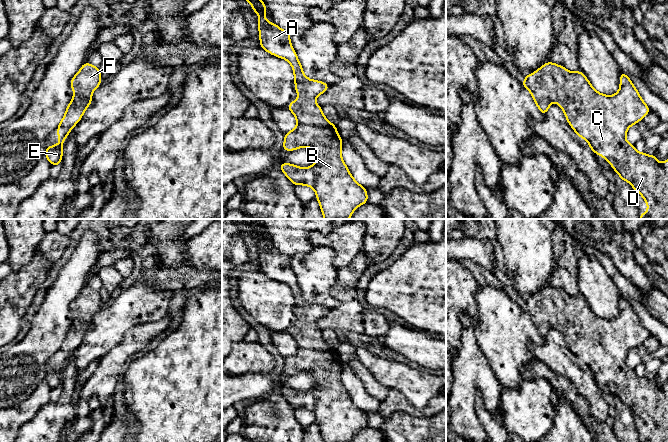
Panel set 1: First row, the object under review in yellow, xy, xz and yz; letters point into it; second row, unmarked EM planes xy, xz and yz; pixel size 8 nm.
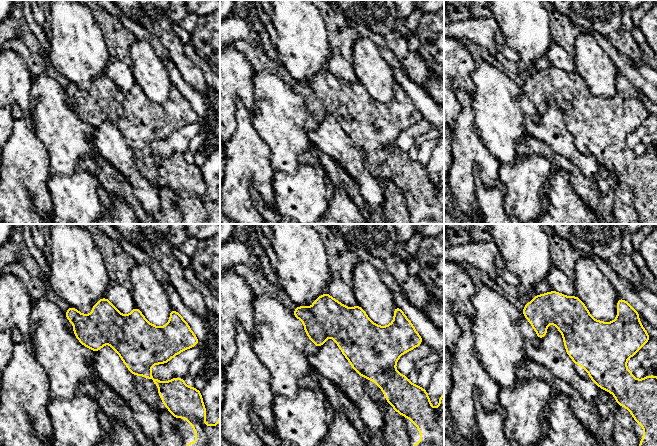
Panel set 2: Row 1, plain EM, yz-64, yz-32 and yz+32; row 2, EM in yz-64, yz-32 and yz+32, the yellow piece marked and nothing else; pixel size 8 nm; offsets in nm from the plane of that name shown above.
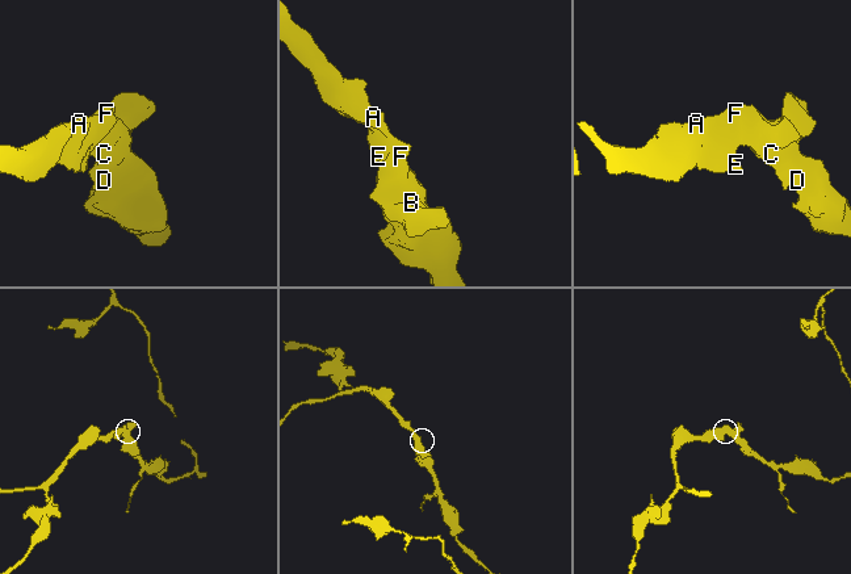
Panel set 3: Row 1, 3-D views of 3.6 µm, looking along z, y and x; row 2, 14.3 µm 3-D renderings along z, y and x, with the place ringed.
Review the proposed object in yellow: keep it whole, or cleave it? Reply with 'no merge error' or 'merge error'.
no merge error

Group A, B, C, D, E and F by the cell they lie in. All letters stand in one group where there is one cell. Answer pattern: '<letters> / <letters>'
A B C D E F

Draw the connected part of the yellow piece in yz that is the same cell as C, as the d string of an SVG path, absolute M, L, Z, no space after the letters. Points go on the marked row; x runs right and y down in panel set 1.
M550 61L533 74L526 75L522 85L530 91L543 115L555 100L578 137L585 139L590 149L604 157L620 179L628 181L645 199L649 211L640 214L640 219L668 219L668 159L660 164L656 154L638 153L635 146L626 141L627 129L641 121L650 109L624 72L620 73L619 91L611 96L597 92L582 71L570 72Z

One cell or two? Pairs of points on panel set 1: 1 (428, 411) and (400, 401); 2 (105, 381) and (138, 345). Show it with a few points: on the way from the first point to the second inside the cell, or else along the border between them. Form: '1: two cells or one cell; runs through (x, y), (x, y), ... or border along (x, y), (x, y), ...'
1: one cell; runs through (421, 412), (412, 411), (407, 407)
2: one cell; runs through (108, 371), (128, 350)

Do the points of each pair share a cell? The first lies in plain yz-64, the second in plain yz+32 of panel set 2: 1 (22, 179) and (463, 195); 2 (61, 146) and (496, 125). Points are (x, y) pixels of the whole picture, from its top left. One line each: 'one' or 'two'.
1: one
2: one

